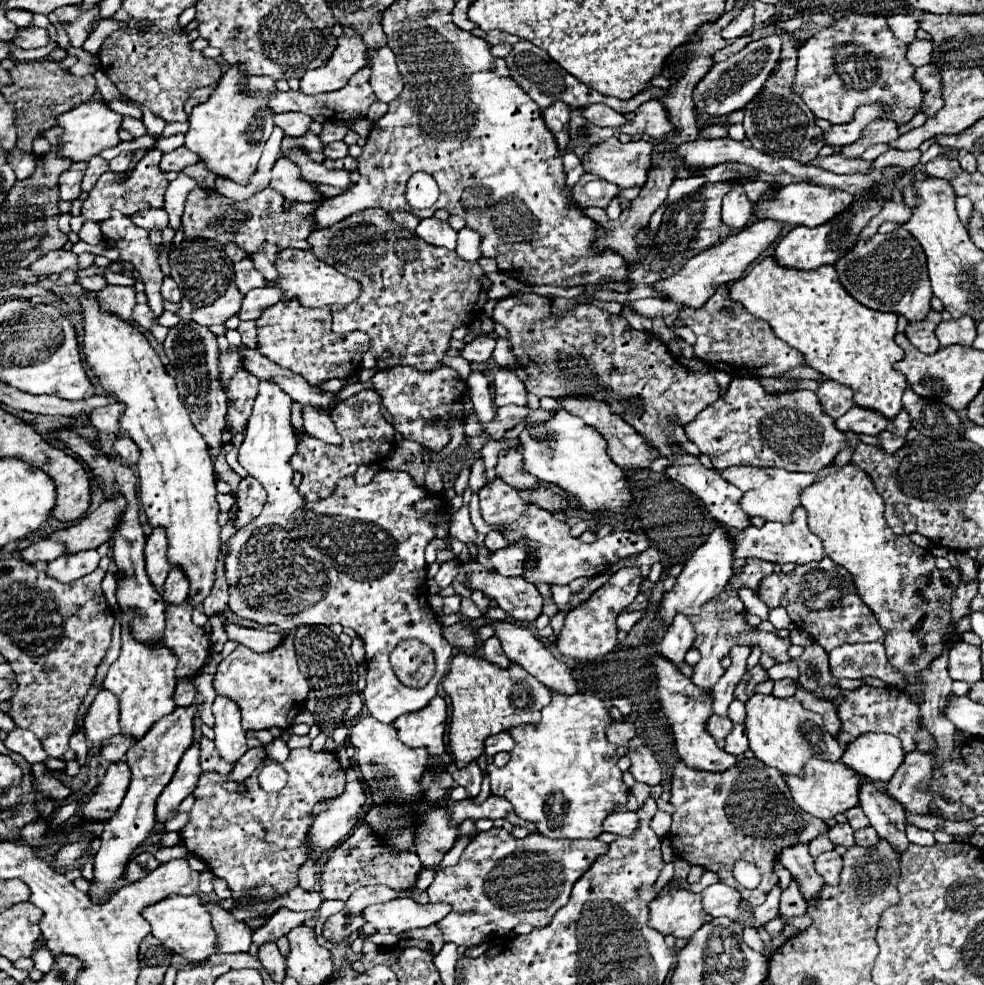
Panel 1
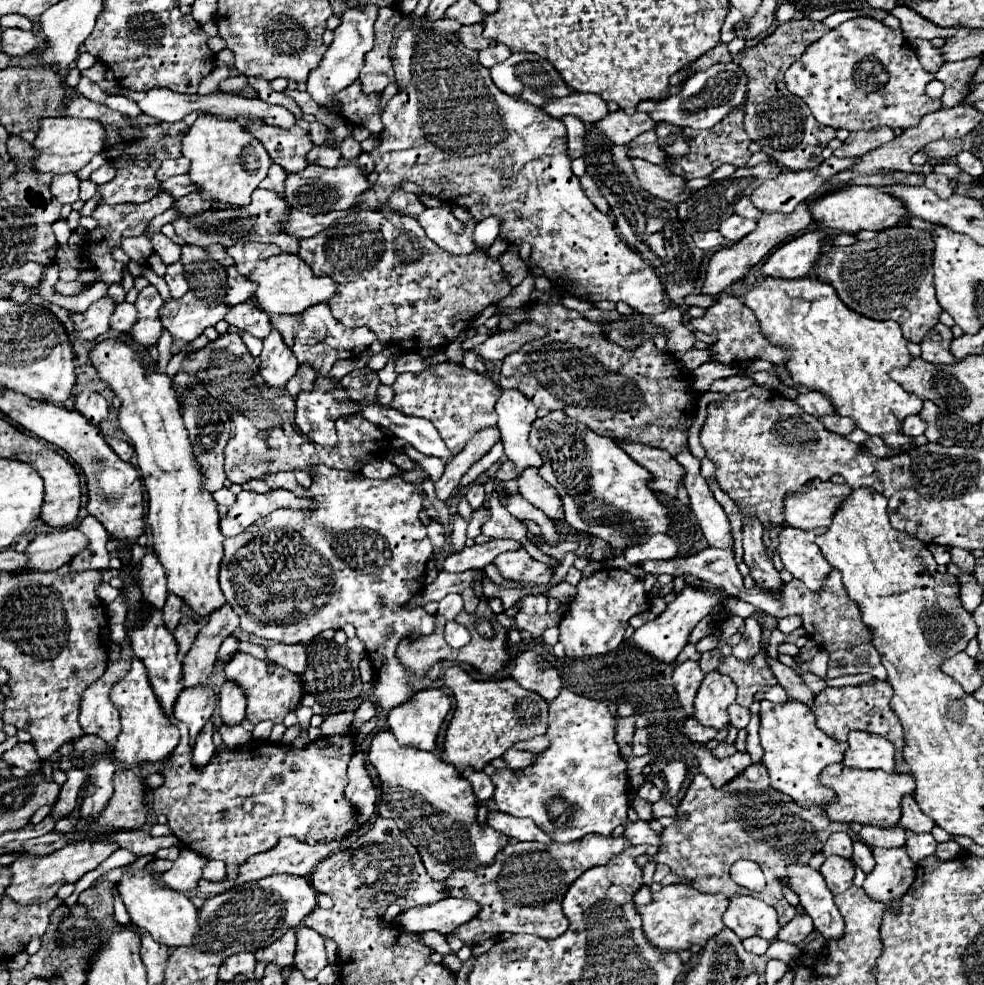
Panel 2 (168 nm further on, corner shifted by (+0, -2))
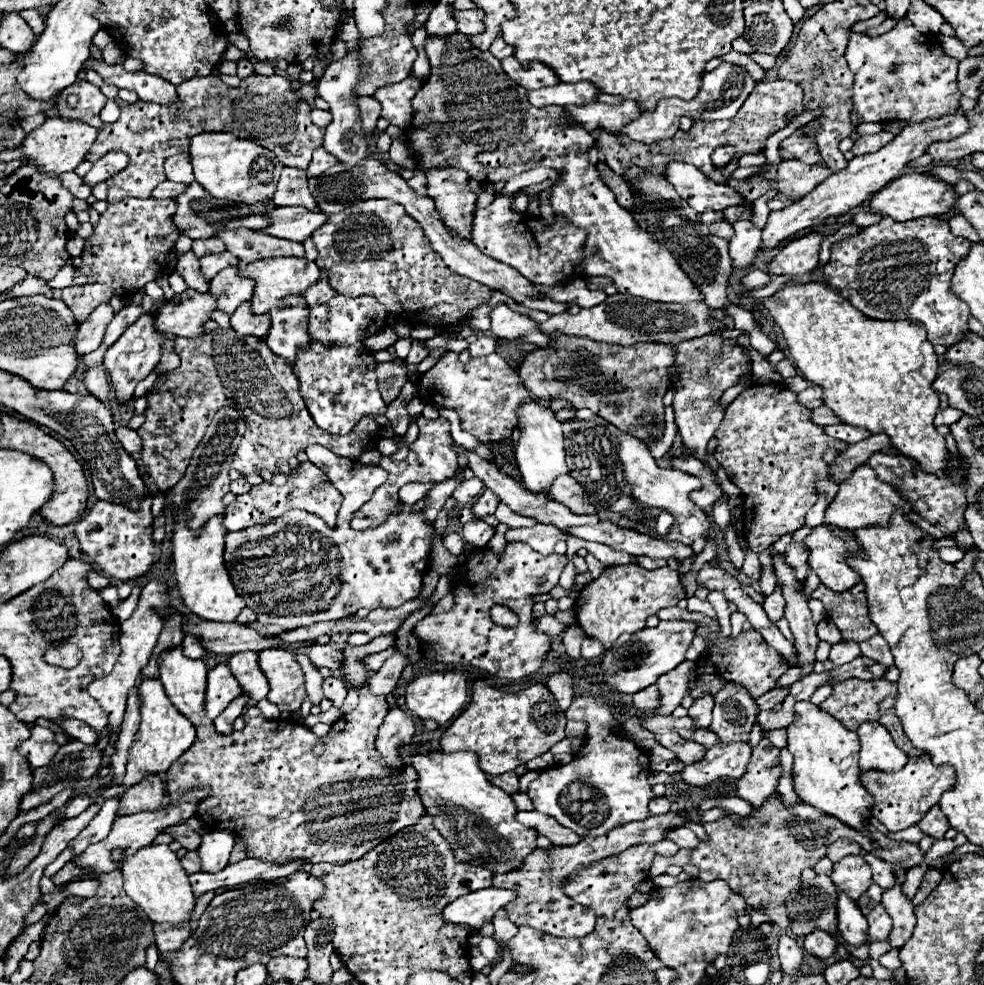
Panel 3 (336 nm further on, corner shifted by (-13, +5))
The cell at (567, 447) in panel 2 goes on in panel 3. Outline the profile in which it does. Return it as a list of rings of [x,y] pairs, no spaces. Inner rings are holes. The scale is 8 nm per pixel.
[[[578,415],[576,421],[564,423],[564,451],[568,473],[584,487],[592,505],[596,505],[596,515],[602,521],[610,521],[624,529],[636,529],[650,537],[656,537],[656,517],[660,511],[668,511],[674,517],[674,525],[666,535],[666,541],[680,541],[692,545],[698,537],[708,535],[710,521],[706,513],[696,507],[688,493],[700,487],[700,481],[678,469],[658,467],[646,445],[640,445],[636,437],[620,433],[608,421],[592,415]]]

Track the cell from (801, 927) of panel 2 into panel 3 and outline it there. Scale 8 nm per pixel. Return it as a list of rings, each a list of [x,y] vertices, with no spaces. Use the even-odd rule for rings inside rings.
[[[818,927],[804,937],[804,949],[806,949],[810,955],[816,955],[816,957],[822,957],[822,959],[832,957],[834,947],[836,947],[836,943],[834,943],[834,939],[830,937],[830,933],[826,933],[826,931],[818,929]]]

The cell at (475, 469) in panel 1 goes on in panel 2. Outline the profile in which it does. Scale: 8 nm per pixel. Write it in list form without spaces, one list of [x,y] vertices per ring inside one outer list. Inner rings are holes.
[[[471,484],[471,486],[467,488],[465,498],[467,498],[467,502],[471,504],[471,508],[473,508],[473,510],[481,508],[481,506],[483,506],[483,500],[485,500],[485,490],[483,490],[483,484]]]

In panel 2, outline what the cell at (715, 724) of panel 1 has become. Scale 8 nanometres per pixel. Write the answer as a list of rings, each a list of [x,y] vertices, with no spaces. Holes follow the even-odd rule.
[[[687,718],[685,724],[681,726],[681,732],[683,732],[691,742],[703,742],[703,744],[715,740],[715,736],[717,736],[717,730],[715,730],[715,728],[705,728],[705,726],[701,726],[695,718]]]

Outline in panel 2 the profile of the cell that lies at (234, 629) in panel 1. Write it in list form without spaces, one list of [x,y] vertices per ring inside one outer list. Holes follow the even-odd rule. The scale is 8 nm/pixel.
[[[275,644],[275,646],[269,646],[265,650],[275,664],[279,664],[279,666],[283,666],[299,676],[307,670],[307,652],[305,652],[303,644],[297,644],[297,646]]]

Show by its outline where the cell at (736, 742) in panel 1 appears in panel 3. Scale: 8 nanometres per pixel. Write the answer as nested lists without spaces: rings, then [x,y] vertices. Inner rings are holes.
[[[718,743],[706,751],[704,759],[686,765],[682,779],[688,785],[704,787],[718,777],[742,777],[750,761],[750,751],[748,743]]]

